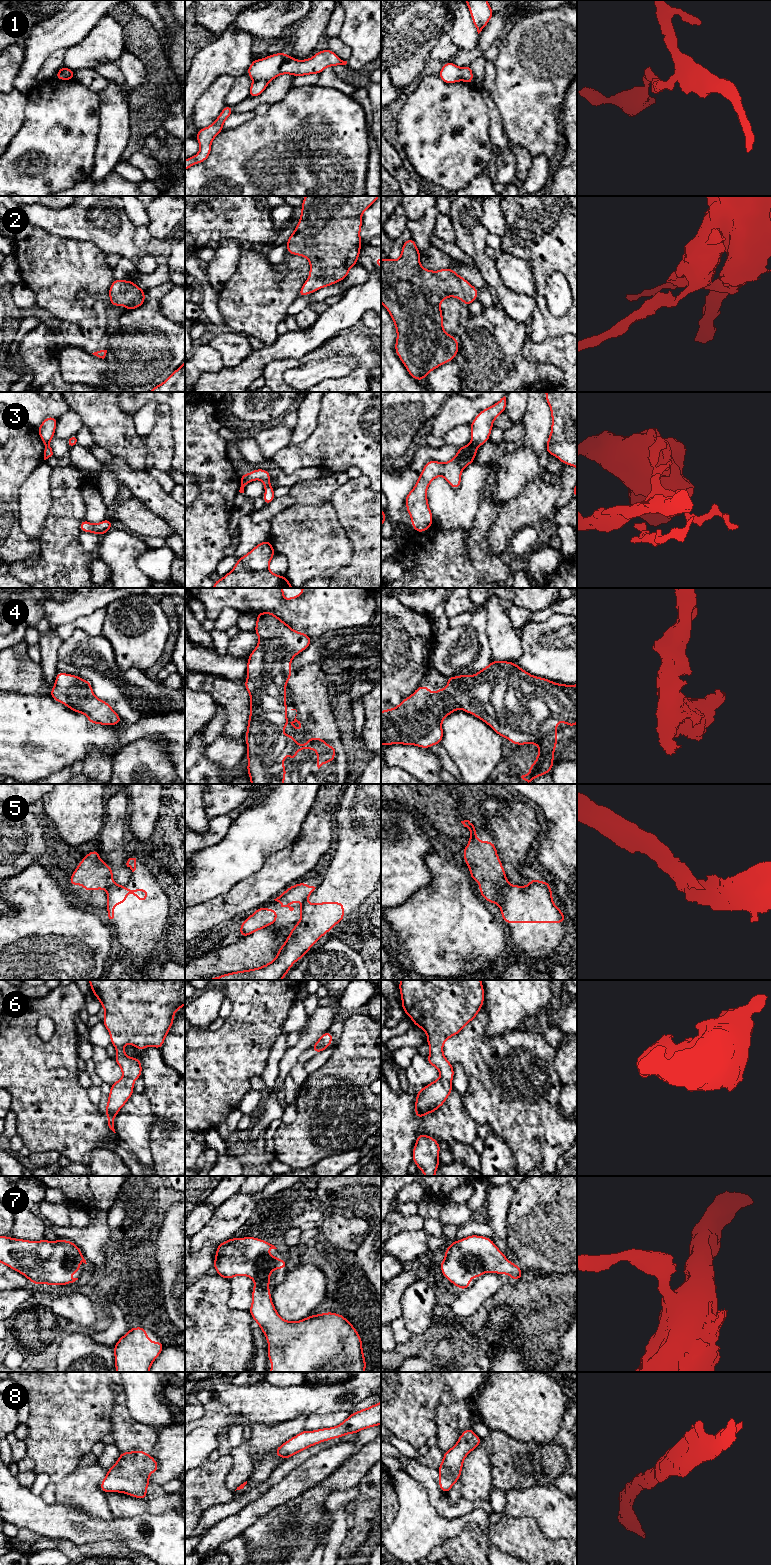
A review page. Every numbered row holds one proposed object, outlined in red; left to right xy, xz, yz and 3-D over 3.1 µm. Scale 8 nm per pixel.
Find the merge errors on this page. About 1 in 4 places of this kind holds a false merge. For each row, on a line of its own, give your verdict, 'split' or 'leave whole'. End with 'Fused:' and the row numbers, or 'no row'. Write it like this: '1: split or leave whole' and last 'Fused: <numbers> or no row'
1: split
2: leave whole
3: split
4: leave whole
5: split
6: leave whole
7: leave whole
8: leave whole
Fused: 1, 3, 5

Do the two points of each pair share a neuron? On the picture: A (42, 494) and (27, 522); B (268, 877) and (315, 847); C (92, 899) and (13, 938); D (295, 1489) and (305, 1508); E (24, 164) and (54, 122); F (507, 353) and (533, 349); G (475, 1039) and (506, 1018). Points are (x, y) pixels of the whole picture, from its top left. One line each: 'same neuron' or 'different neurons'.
A: same neuron
B: same neuron
C: different neurons
D: different neurons
E: same neuron
F: different neurons
G: different neurons

